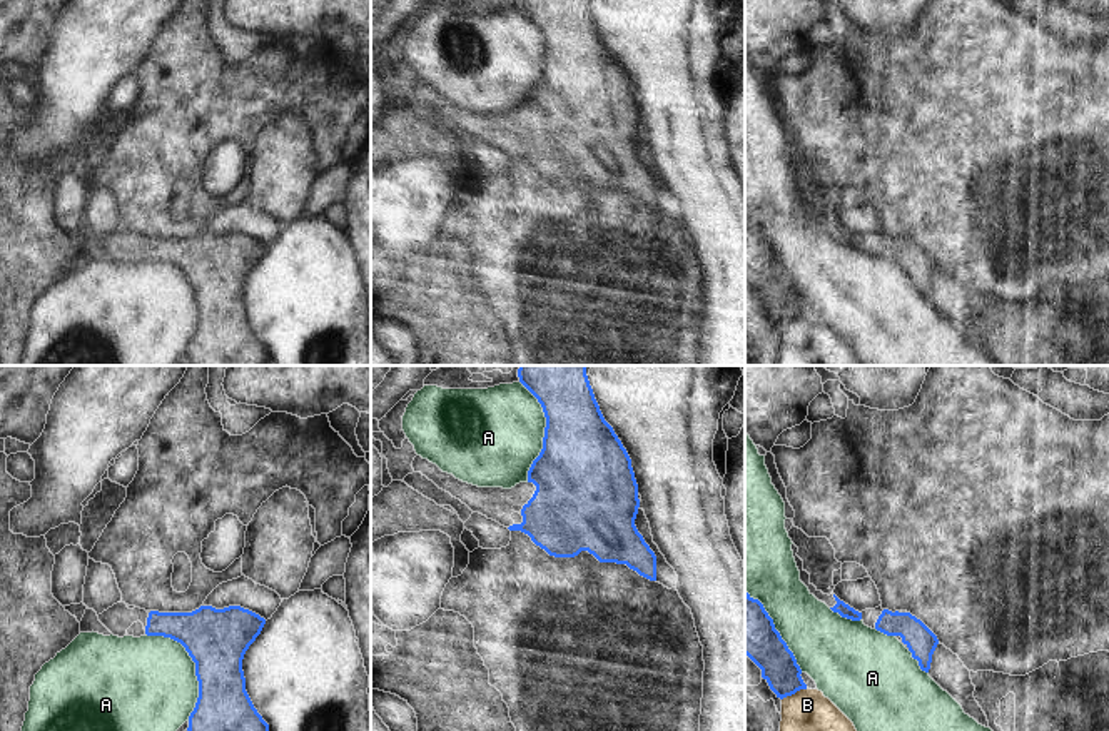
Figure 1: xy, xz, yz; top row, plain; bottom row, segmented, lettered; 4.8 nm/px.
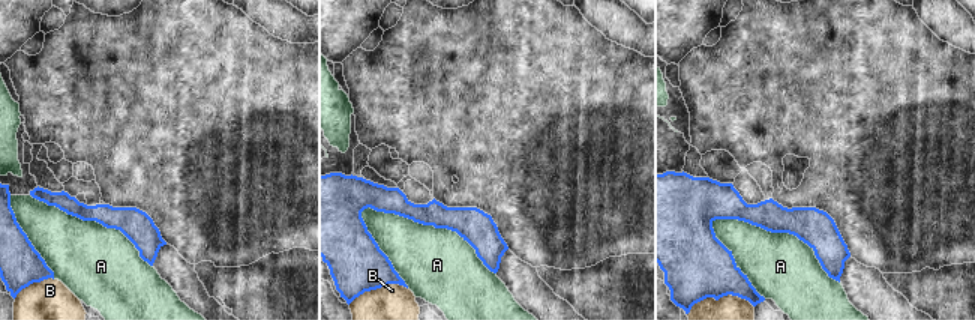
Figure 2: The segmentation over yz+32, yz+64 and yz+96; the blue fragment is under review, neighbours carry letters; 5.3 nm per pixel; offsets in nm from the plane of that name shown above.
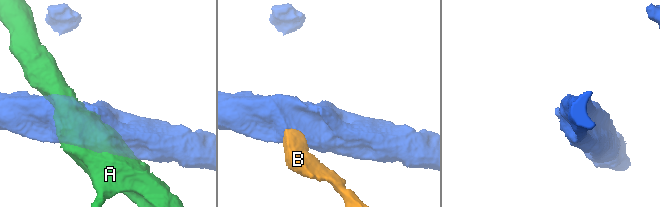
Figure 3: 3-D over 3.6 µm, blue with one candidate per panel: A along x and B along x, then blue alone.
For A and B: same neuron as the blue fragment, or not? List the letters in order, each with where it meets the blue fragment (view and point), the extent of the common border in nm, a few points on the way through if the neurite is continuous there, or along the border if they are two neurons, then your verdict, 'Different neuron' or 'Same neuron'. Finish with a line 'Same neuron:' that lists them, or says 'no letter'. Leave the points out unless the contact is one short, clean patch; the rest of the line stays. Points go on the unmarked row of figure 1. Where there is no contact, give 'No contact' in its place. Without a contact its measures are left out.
A: Touches blue at xy (196, 291). Shared border 480 nm. Different neuron
B: Touches blue at yz (794, 319). Shared border 140 nm. Boundary: yz (807, 314), (800, 314), (782, 326). Different neuron
Same neuron: no letter.

